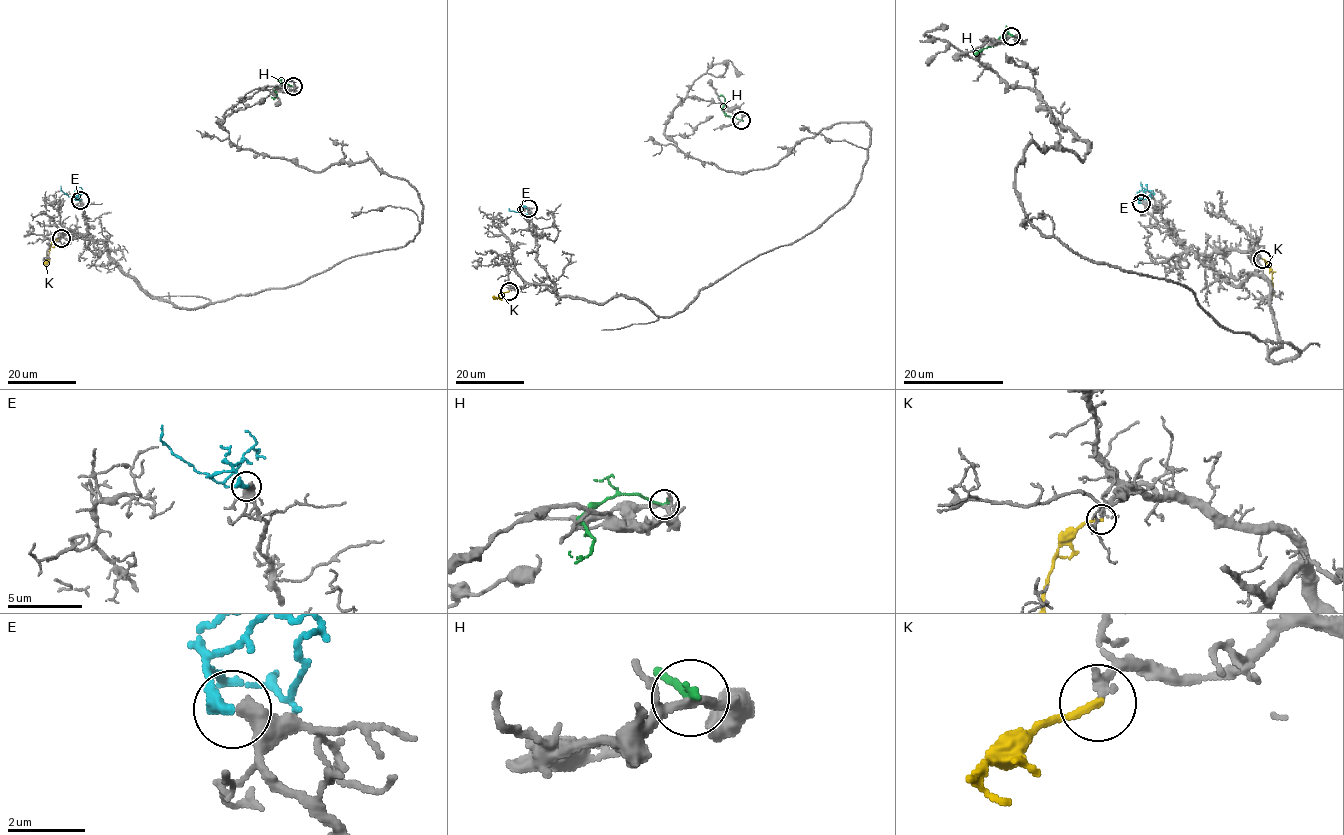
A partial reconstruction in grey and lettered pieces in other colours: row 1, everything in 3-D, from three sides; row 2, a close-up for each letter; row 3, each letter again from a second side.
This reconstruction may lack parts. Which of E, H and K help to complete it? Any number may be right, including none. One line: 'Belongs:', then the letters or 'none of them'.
Belongs: E

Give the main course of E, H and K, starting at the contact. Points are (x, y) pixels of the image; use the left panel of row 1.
E: (80, 200), (66, 195), (60, 185)
H: (293, 86), (280, 85), (274, 89), (277, 96), (271, 97)
K: (61, 238), (51, 245), (45, 265)

